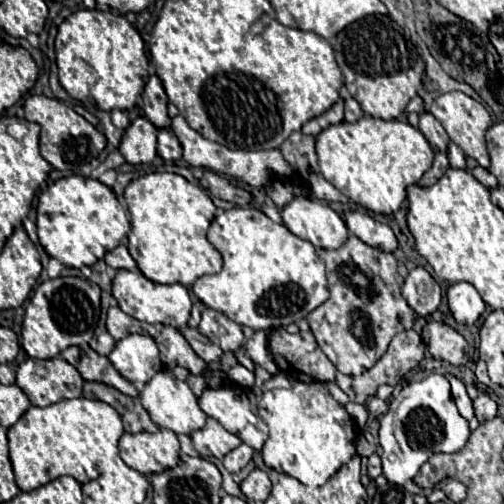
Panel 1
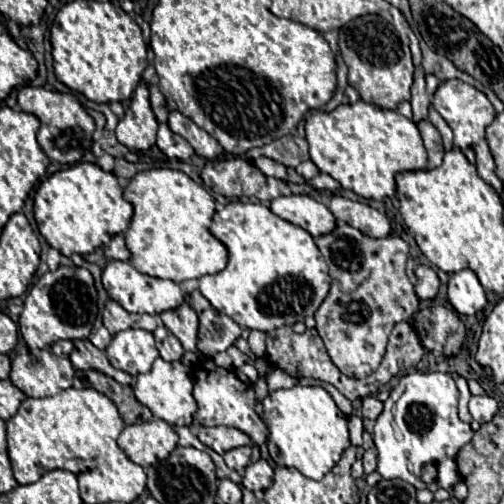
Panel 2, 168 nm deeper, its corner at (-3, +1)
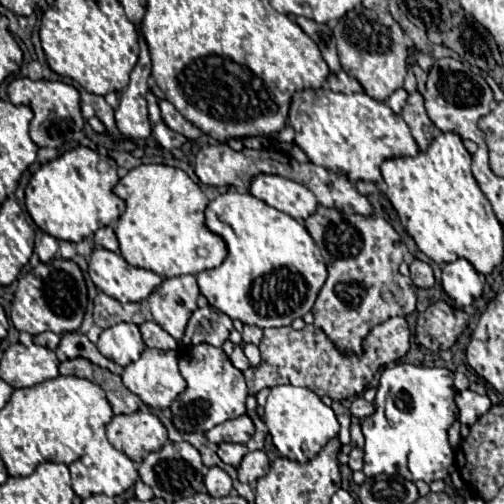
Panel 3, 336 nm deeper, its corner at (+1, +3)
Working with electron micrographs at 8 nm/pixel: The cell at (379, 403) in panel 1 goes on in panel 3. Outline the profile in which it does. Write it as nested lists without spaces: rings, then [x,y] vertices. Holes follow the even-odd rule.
[[[356,398],[352,402],[352,406],[350,406],[350,412],[352,412],[352,416],[362,420],[362,418],[366,418],[366,416],[370,416],[374,412],[374,406],[370,402],[366,402],[364,398]]]

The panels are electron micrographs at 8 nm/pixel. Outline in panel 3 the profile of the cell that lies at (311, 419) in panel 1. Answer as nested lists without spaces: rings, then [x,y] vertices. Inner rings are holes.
[[[292,384],[274,386],[264,406],[264,422],[272,436],[274,446],[280,456],[296,460],[300,464],[310,462],[332,438],[338,436],[340,424],[330,406],[322,402],[322,398],[310,388],[298,388]]]

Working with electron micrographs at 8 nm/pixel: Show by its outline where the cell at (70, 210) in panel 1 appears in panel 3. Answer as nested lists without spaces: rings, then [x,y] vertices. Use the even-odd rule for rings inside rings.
[[[80,146],[80,148],[74,148],[74,150],[66,152],[66,154],[62,154],[60,158],[52,160],[52,162],[42,164],[42,168],[28,182],[28,188],[26,188],[26,210],[32,216],[34,224],[40,228],[40,222],[44,222],[44,232],[54,236],[56,240],[82,242],[84,238],[92,236],[96,230],[116,224],[118,218],[122,216],[122,212],[126,210],[124,200],[120,200],[114,194],[114,186],[116,184],[118,184],[116,164],[108,158],[108,166],[102,168],[100,166],[100,156],[94,150]]]

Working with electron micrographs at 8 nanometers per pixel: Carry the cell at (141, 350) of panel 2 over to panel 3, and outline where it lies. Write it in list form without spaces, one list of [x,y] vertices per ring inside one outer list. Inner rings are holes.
[[[126,322],[106,328],[100,334],[100,340],[96,346],[106,358],[110,358],[120,366],[128,366],[136,362],[146,348],[140,328],[136,324],[126,324]]]

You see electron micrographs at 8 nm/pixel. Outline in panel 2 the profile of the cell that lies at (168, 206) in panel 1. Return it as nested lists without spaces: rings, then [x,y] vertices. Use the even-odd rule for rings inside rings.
[[[168,168],[144,170],[144,172],[138,172],[130,180],[130,184],[124,188],[124,198],[134,206],[134,216],[132,216],[132,222],[130,222],[124,238],[126,238],[126,246],[132,254],[130,262],[138,272],[156,276],[156,278],[168,278],[178,284],[182,280],[216,274],[226,268],[226,262],[228,262],[226,246],[218,238],[214,238],[208,230],[216,202],[206,192],[206,188],[196,184],[190,176],[186,176],[184,172],[178,172],[178,170],[168,170]]]

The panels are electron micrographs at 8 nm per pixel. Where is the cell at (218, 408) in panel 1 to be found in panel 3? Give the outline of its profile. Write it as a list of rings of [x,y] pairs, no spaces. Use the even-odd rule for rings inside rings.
[[[198,344],[182,350],[180,372],[186,380],[186,390],[176,398],[170,406],[172,422],[180,432],[208,432],[216,424],[222,424],[232,418],[240,418],[246,414],[246,398],[248,388],[244,382],[244,374],[234,370],[232,362],[226,358],[222,348],[214,348],[210,344]]]

